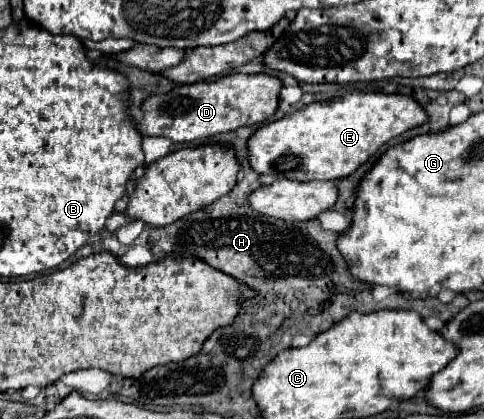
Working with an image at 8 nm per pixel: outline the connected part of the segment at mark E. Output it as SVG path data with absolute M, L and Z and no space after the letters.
M349 92L325 102L311 102L291 116L257 128L247 140L247 160L257 174L273 174L297 182L335 182L355 172L385 142L423 122L427 122L427 114L411 96Z

